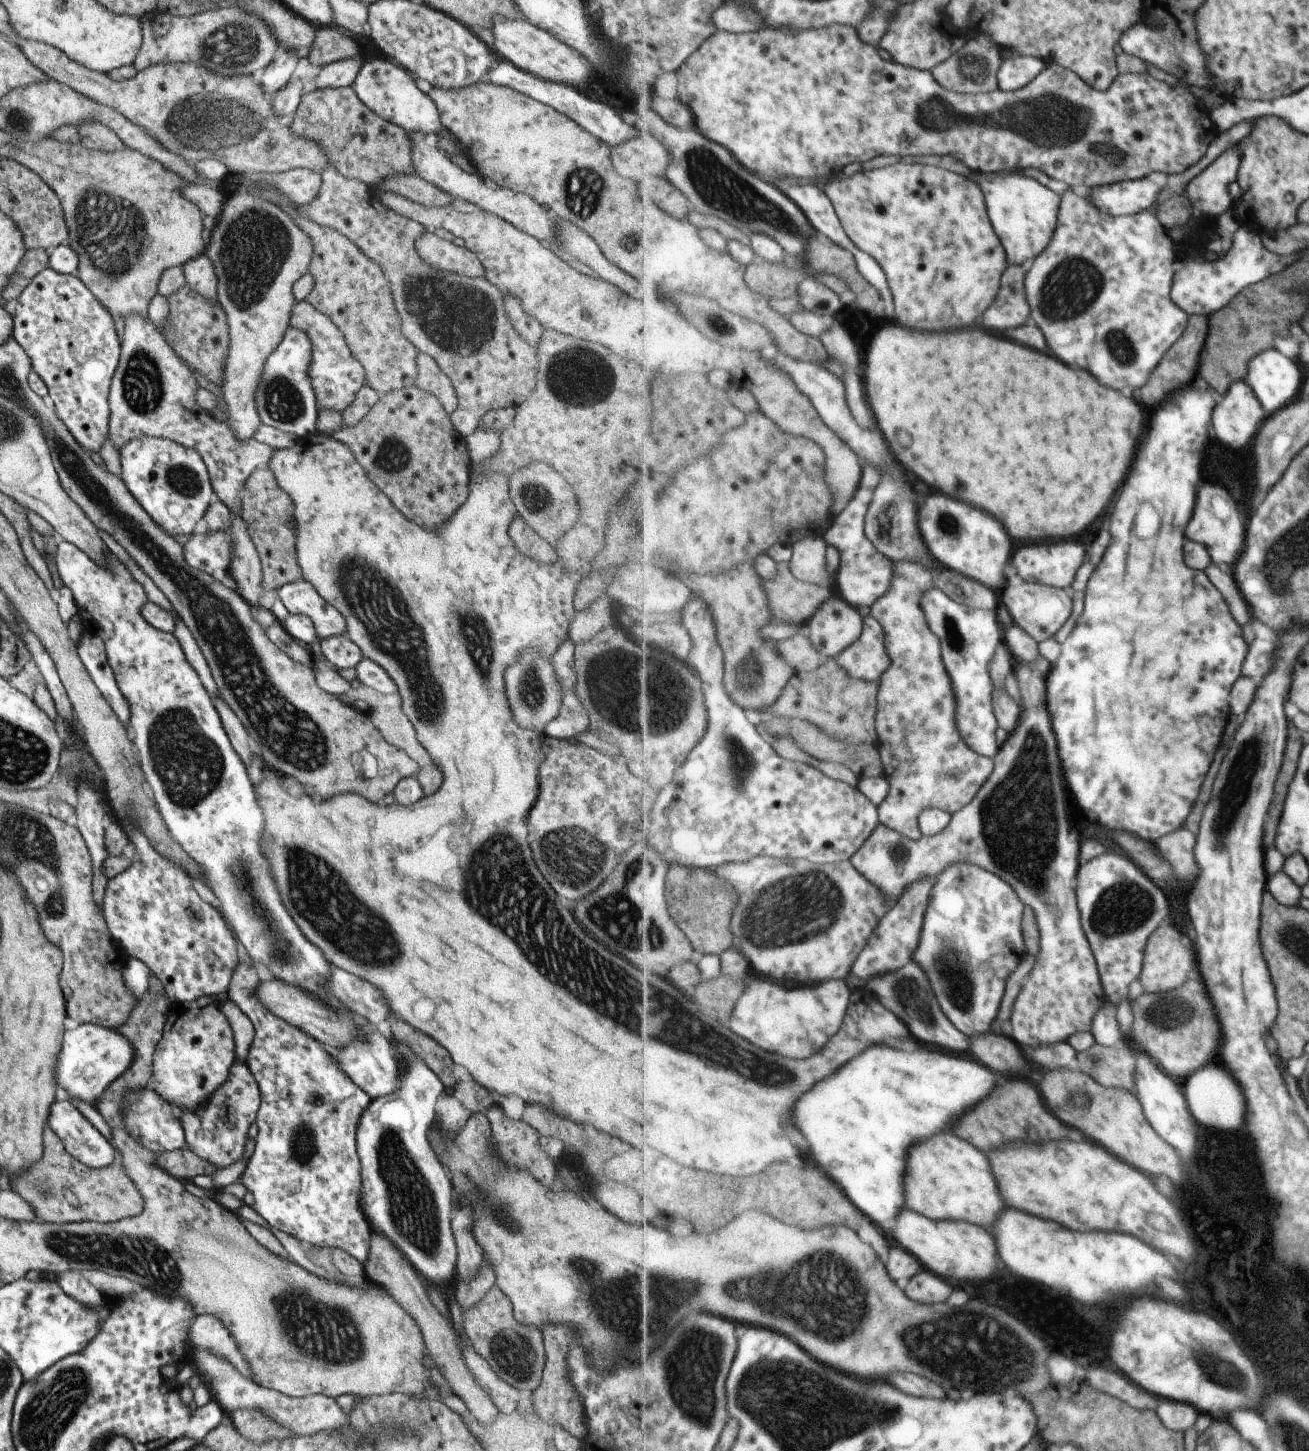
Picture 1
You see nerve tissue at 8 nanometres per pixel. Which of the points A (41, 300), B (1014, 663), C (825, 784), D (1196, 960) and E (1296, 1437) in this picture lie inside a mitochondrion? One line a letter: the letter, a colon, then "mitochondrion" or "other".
A: other
B: other
C: other
D: other
E: mitochondrion

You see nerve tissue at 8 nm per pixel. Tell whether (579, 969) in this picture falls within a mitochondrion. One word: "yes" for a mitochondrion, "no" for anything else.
yes

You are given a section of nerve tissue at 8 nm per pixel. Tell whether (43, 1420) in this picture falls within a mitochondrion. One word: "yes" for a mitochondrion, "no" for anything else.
yes

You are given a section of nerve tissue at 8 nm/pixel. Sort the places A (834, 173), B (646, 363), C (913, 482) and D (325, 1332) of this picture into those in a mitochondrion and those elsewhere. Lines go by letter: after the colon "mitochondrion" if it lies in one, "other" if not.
A: other
B: other
C: other
D: mitochondrion

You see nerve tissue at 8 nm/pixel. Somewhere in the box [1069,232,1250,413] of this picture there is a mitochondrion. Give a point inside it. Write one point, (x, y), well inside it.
(1121, 348)

